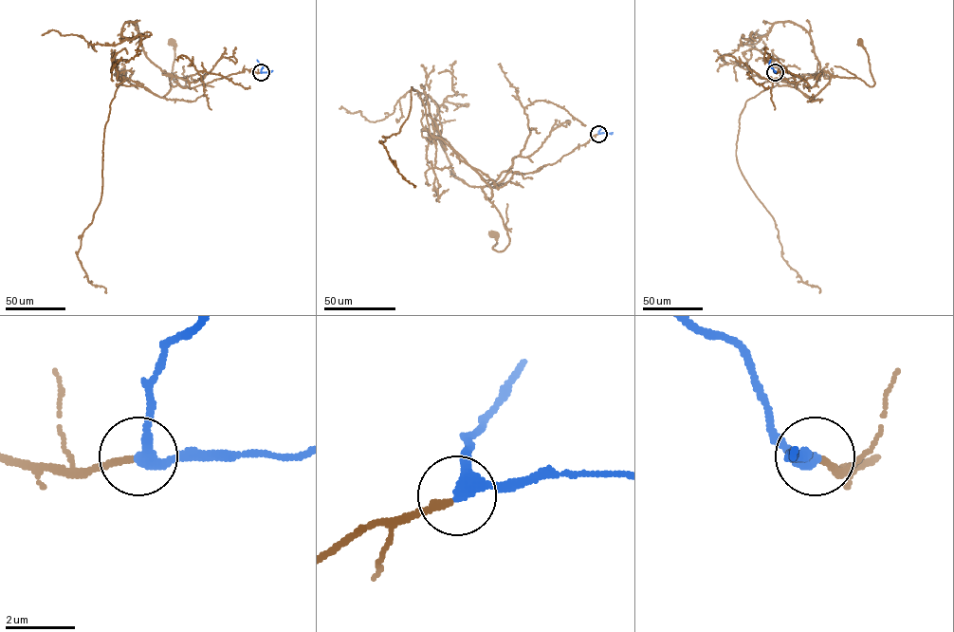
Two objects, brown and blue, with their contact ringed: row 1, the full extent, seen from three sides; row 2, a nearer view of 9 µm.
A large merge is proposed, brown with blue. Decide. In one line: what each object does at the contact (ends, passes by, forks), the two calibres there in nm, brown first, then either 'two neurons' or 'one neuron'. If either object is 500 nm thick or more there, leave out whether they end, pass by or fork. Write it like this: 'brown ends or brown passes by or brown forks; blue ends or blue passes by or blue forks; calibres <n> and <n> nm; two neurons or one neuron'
brown ends; blue passes by; calibres 190 and 320 nm; one neuron

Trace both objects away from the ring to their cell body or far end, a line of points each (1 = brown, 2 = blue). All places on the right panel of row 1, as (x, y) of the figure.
1: (775, 72), (785, 68), (807, 83), (808, 88), (823, 71), (856, 78), (872, 86), (868, 55), (860, 42)
2: (775, 72), (770, 66), (770, 60)

